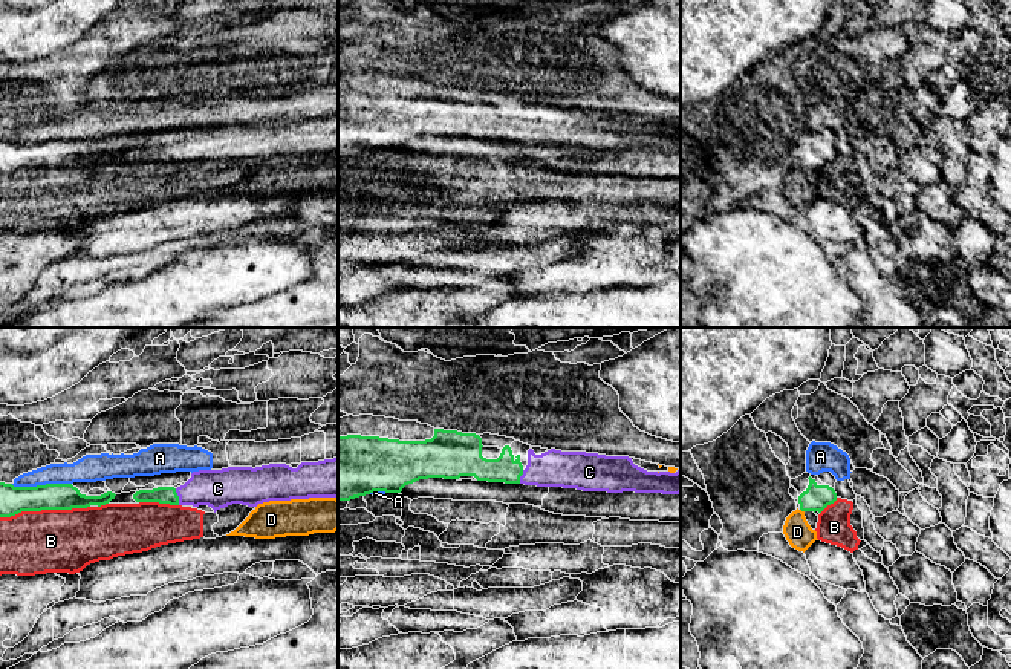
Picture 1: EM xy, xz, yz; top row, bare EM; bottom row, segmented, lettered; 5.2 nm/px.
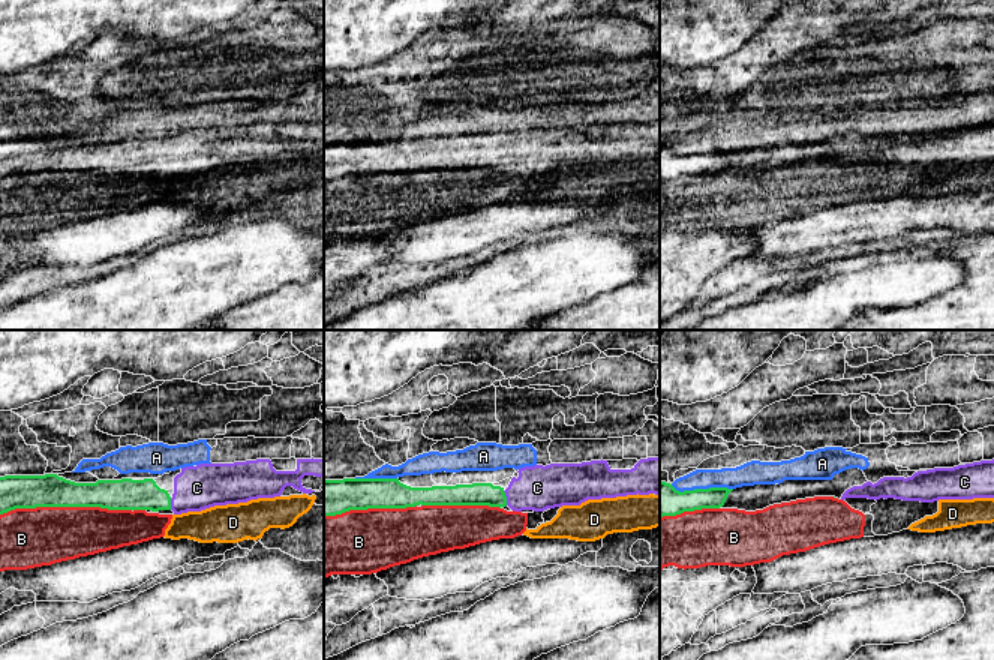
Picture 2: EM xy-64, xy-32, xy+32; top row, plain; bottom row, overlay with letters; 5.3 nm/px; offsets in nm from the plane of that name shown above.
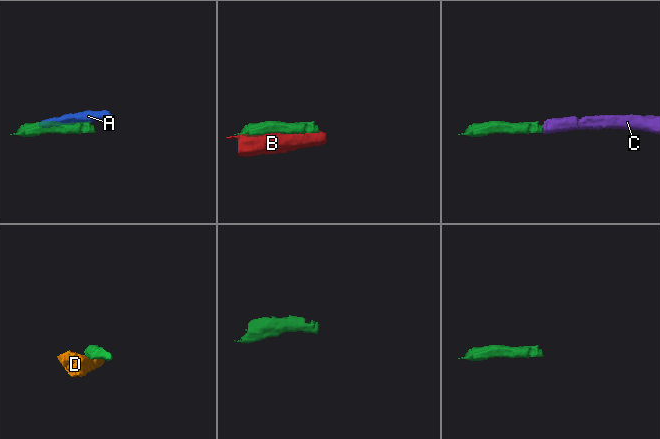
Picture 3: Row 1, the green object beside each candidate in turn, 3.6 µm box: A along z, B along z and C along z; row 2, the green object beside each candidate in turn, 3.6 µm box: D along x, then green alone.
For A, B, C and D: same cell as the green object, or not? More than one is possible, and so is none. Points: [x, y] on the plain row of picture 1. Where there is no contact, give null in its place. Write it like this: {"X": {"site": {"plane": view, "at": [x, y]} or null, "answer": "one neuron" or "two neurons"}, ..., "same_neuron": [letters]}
{"A": {"site": {"plane": "xy", "at": [40, 143]}, "answer": "two neurons"}, "B": {"site": {"plane": "xy", "at": [45, 166]}, "answer": "two neurons"}, "C": {"site": {"plane": "xy", "at": [178, 153]}, "answer": "one neuron"}, "D": {"site": {"plane": "yz", "at": [802, 167]}, "answer": "two neurons"}, "same_neuron": ["C"]}

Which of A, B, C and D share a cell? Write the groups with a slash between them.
A / B D / C

